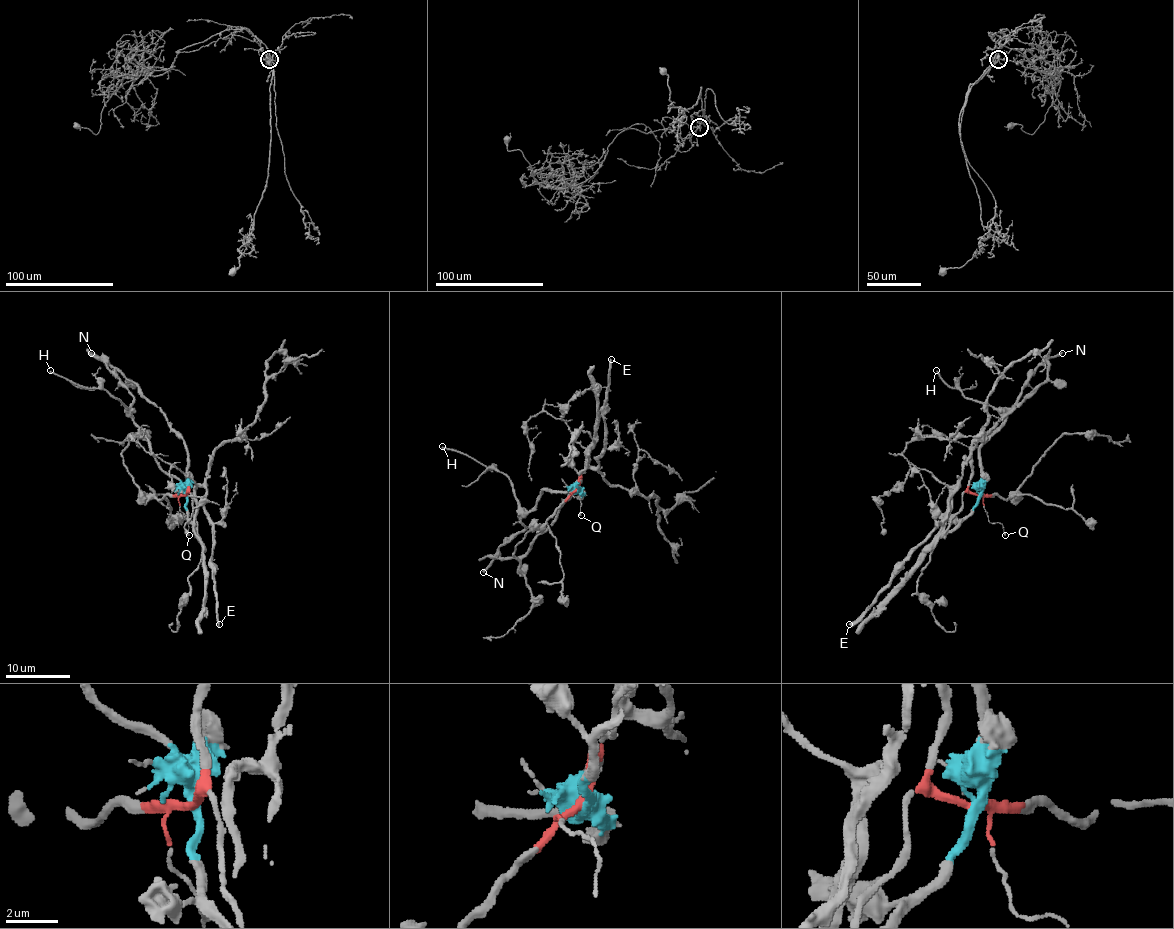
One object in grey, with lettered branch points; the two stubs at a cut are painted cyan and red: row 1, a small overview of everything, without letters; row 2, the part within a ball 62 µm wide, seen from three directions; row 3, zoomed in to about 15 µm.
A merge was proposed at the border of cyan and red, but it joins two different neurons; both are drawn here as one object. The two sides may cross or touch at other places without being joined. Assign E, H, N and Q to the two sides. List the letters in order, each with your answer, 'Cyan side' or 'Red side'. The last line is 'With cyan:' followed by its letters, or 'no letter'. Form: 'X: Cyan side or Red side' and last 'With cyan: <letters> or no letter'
E: Cyan side
H: Cyan side
N: Cyan side
Q: Red side
With cyan: E, H, N

